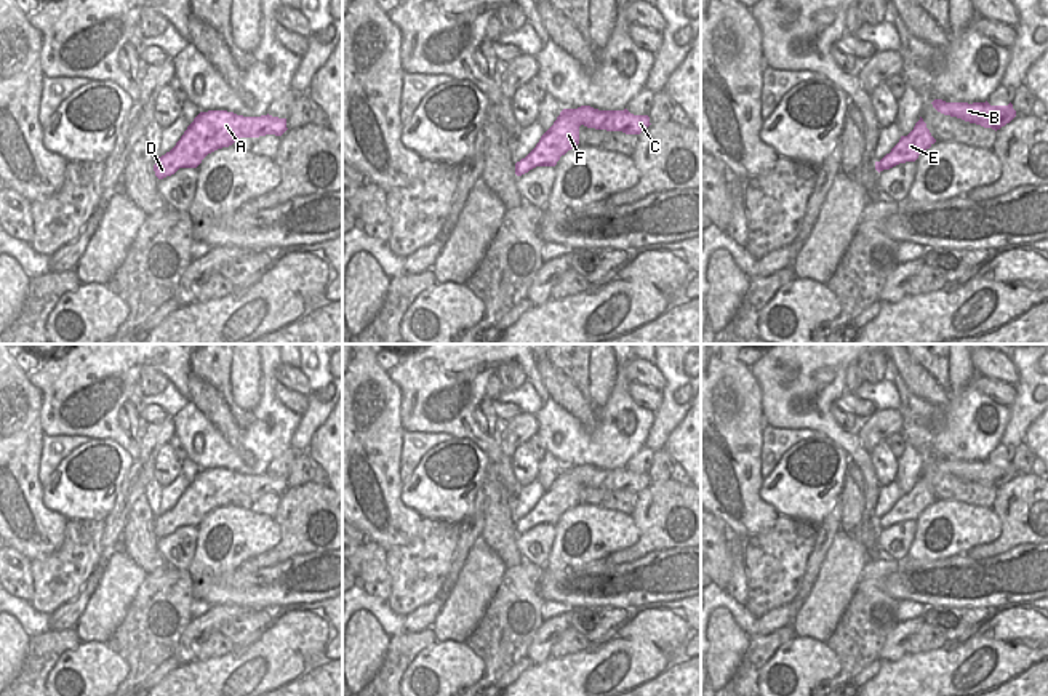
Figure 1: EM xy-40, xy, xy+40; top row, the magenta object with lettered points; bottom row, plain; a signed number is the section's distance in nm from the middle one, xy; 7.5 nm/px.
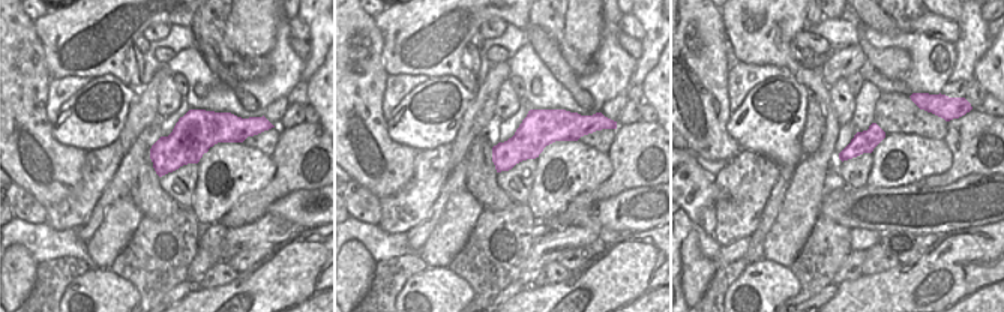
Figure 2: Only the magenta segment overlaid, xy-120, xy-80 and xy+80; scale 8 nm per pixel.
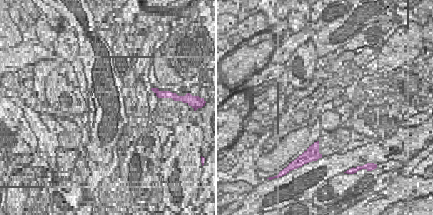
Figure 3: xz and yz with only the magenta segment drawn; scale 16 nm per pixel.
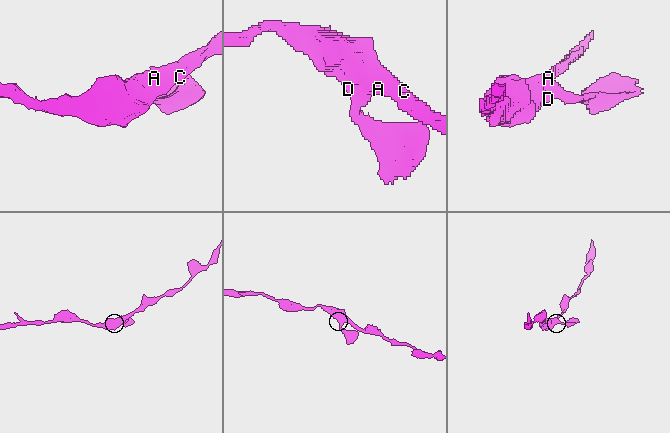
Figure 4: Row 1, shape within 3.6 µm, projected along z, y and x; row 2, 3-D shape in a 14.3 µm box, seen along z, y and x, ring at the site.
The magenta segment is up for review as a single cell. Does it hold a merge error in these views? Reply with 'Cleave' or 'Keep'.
Keep.

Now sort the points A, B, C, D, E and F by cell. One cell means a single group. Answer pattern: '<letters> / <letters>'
A B C D E F

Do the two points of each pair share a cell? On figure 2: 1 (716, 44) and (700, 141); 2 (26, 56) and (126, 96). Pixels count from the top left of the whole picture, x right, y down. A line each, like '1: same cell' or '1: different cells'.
1: same cell
2: different cells

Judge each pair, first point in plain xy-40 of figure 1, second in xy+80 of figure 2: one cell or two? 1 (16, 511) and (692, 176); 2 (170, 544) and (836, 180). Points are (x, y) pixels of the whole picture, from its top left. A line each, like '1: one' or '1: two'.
1: two
2: two

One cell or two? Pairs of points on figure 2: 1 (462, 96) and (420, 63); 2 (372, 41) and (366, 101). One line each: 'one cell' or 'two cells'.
1: two cells
2: one cell

